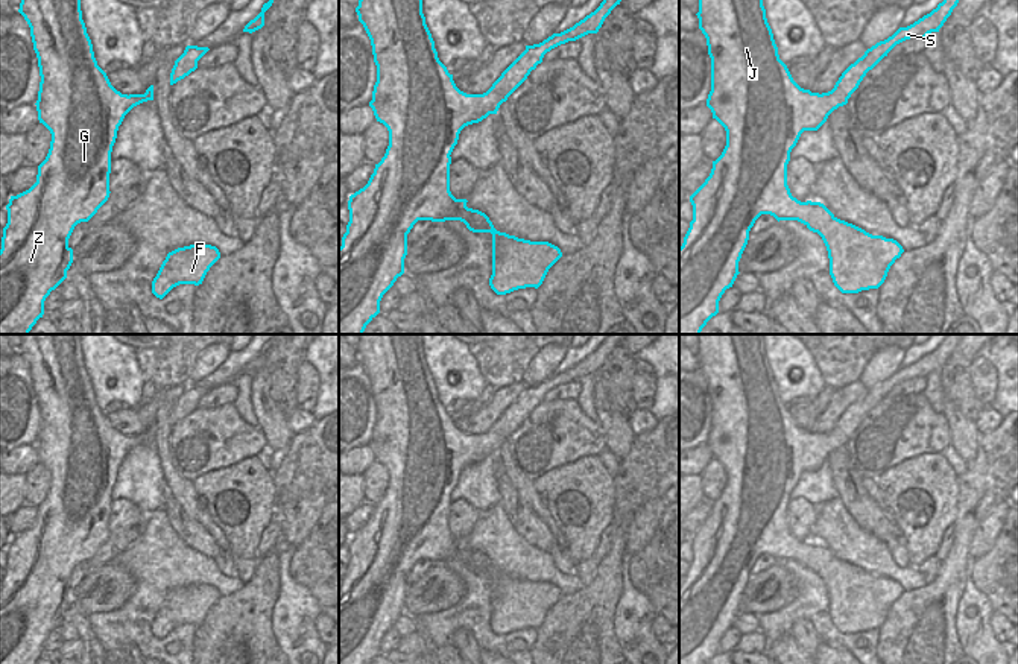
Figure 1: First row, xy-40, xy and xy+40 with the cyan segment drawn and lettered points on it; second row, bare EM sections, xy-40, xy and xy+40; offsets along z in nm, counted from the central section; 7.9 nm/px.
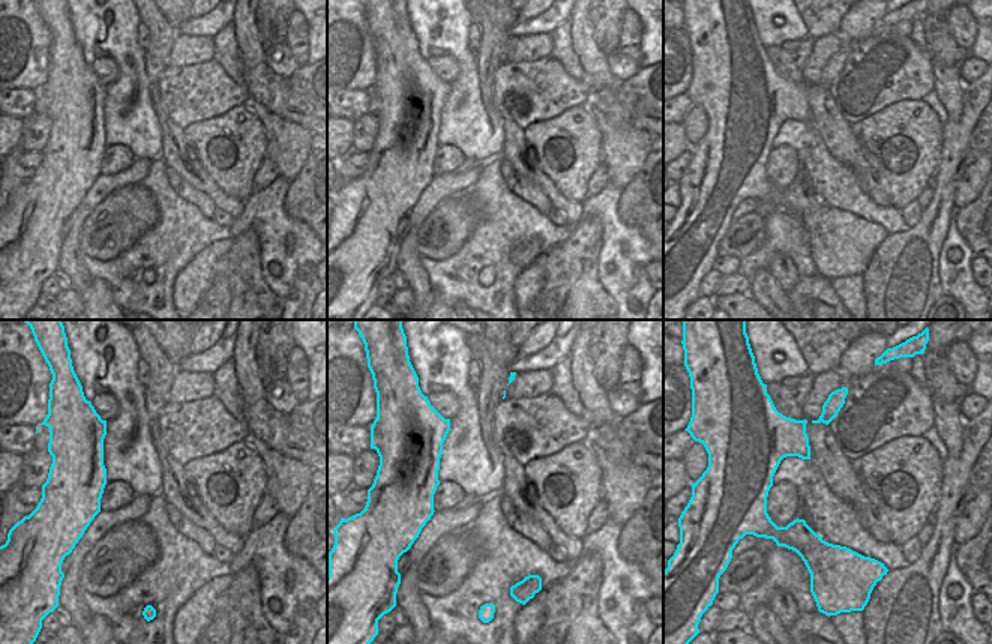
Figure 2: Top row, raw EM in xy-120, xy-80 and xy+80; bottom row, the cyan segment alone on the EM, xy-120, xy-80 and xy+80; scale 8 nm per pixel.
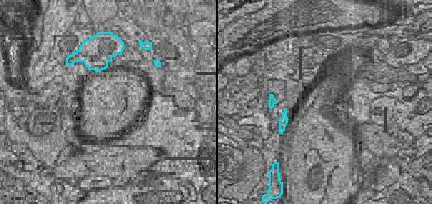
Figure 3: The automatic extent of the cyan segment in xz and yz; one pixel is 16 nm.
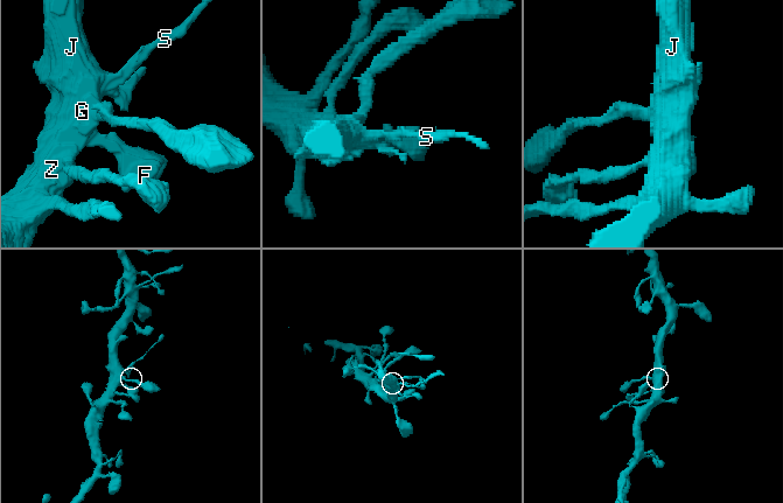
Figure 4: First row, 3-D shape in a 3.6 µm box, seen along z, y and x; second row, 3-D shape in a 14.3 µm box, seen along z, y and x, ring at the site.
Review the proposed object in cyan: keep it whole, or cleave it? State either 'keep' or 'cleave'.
cleave

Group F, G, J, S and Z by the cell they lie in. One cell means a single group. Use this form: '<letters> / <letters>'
F G J Z / S

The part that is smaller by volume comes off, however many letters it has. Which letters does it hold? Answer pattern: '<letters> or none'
S

